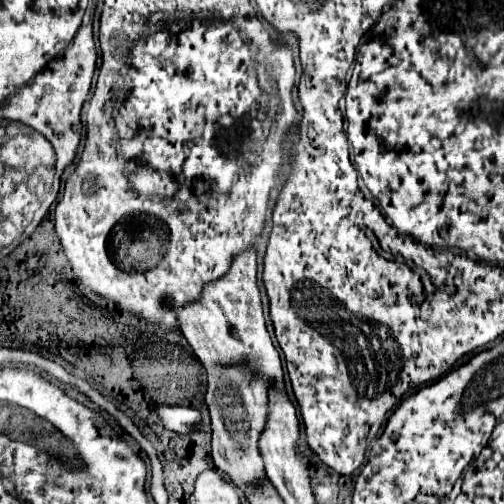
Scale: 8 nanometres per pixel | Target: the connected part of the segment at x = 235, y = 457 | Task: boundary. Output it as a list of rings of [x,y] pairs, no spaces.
[[[210,369],[206,403],[212,419],[212,459],[216,469],[224,471],[230,481],[250,499],[254,489],[268,483],[264,471],[264,459],[258,449],[258,441],[268,423],[268,397],[264,377],[242,369]]]

